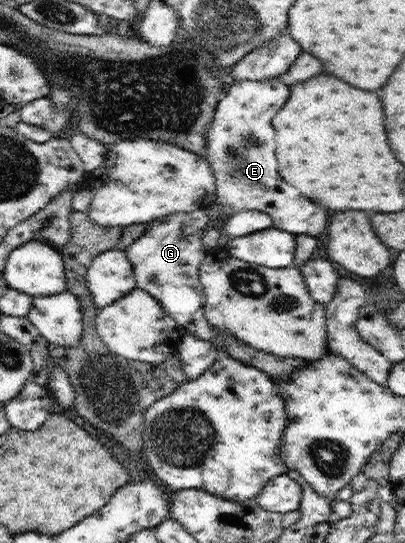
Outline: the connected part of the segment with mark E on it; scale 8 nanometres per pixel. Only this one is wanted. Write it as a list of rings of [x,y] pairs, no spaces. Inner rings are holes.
[[[281,77],[235,80],[219,101],[207,139],[207,161],[215,177],[217,196],[207,207],[209,228],[215,225],[227,208],[233,209],[233,213],[264,211],[271,216],[277,229],[288,231],[296,237],[301,233],[317,237],[327,227],[329,211],[303,197],[295,187],[285,183],[277,171],[277,135],[271,127],[271,119],[285,105],[291,95],[289,91],[289,85],[283,83]],[[251,142],[255,147],[248,147]]]

